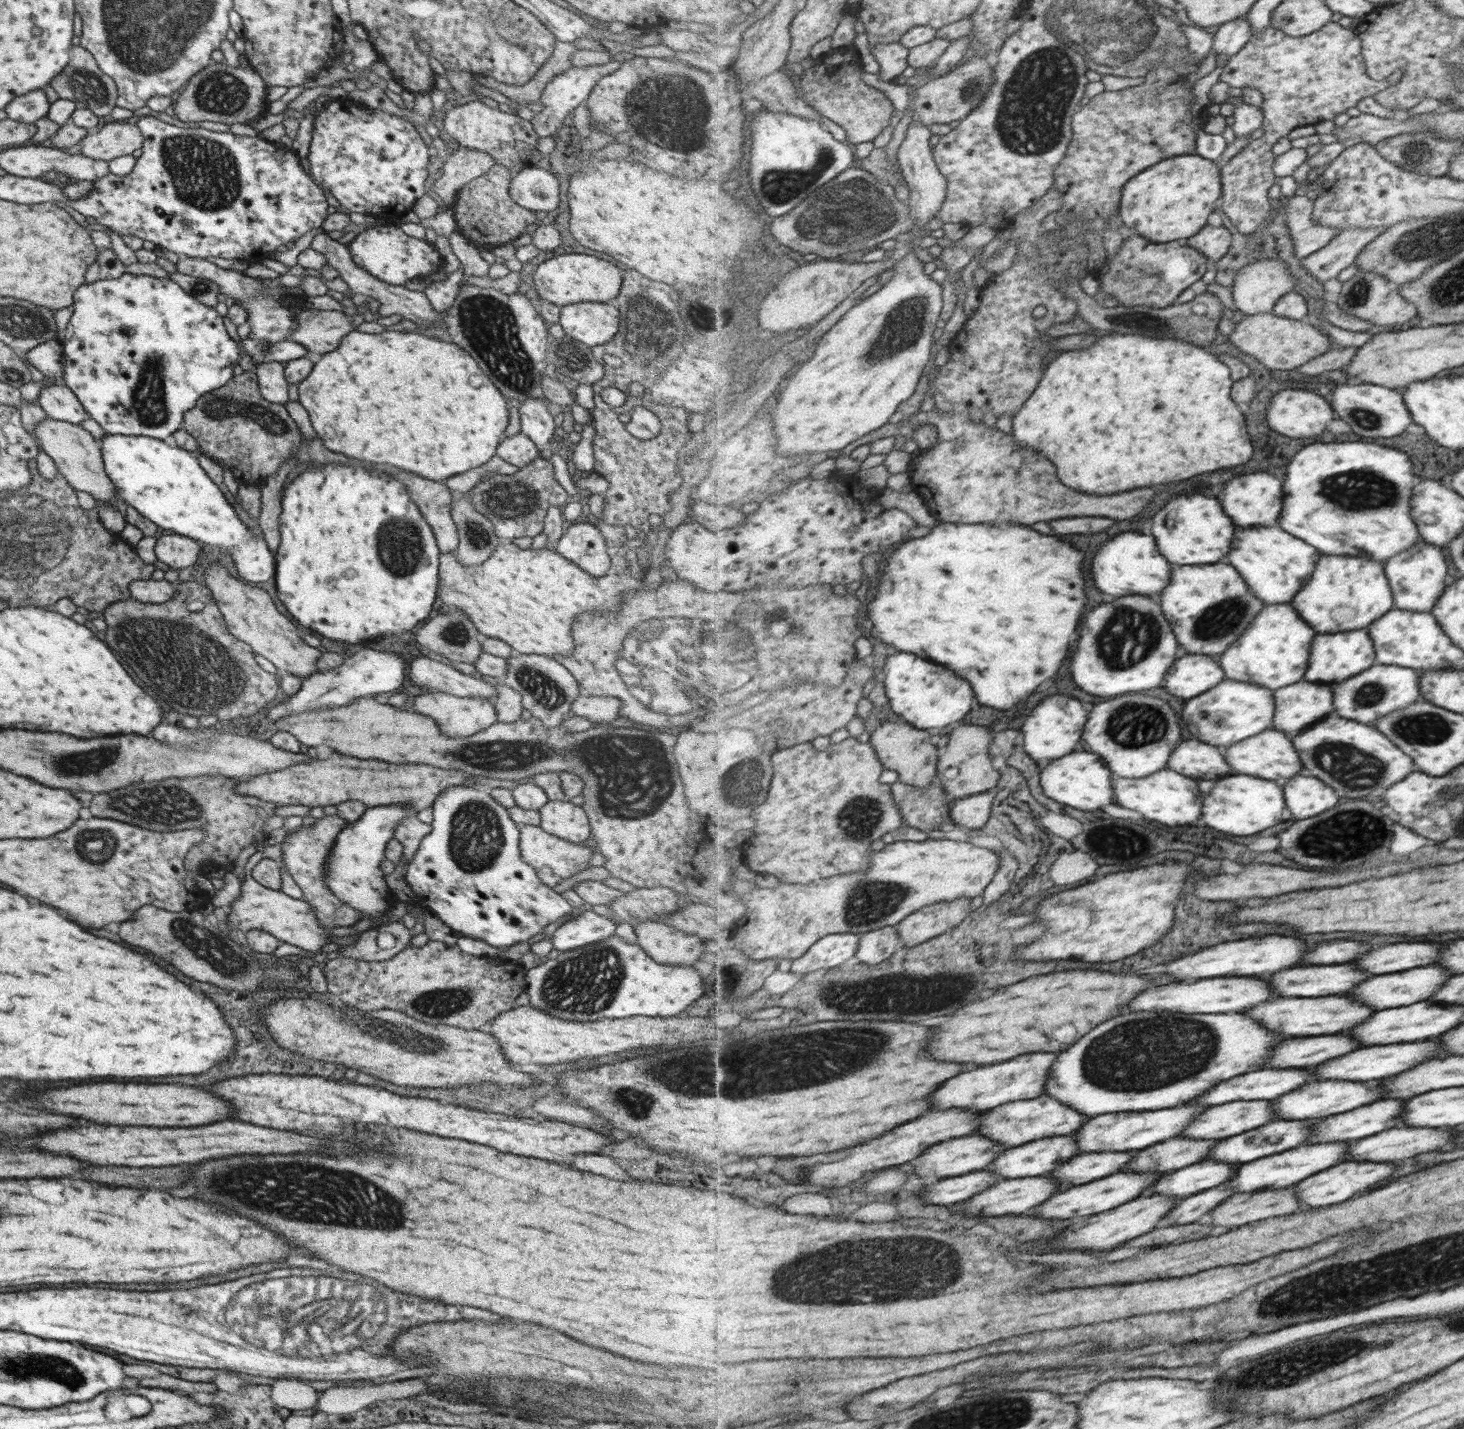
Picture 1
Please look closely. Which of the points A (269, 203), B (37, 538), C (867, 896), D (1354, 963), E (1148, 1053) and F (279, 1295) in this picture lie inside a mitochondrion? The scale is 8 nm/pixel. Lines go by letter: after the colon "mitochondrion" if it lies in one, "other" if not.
A: other
B: mitochondrion
C: mitochondrion
D: other
E: mitochondrion
F: mitochondrion

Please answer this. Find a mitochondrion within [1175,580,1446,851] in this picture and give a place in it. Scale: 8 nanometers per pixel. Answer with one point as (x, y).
(1356, 770)

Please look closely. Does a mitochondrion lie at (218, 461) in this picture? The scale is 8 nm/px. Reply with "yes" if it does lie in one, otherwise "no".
no

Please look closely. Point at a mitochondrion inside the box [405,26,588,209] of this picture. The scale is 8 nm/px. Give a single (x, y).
(450, 56)

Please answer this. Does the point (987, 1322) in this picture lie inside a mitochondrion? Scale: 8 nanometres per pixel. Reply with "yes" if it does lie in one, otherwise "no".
no

